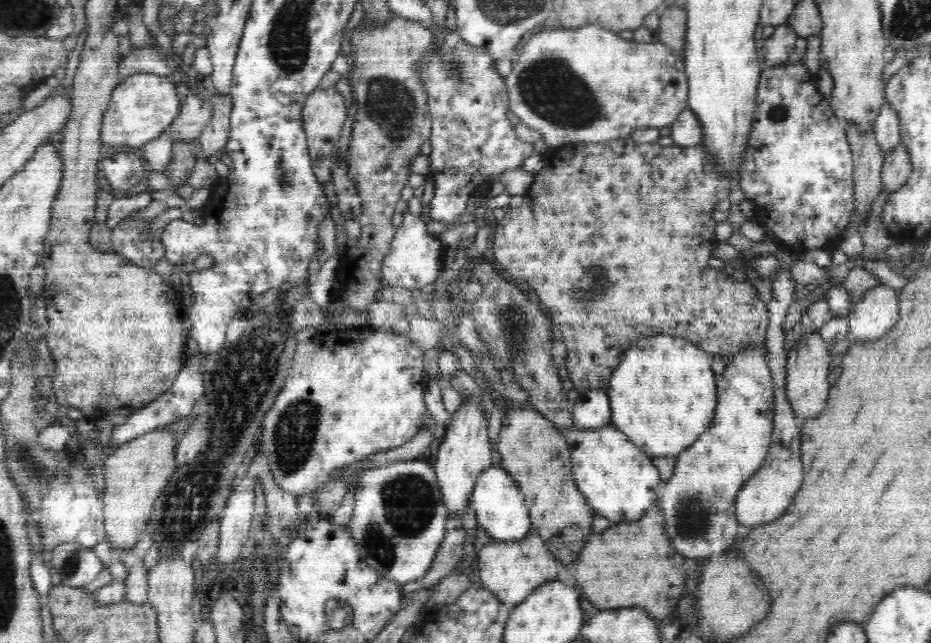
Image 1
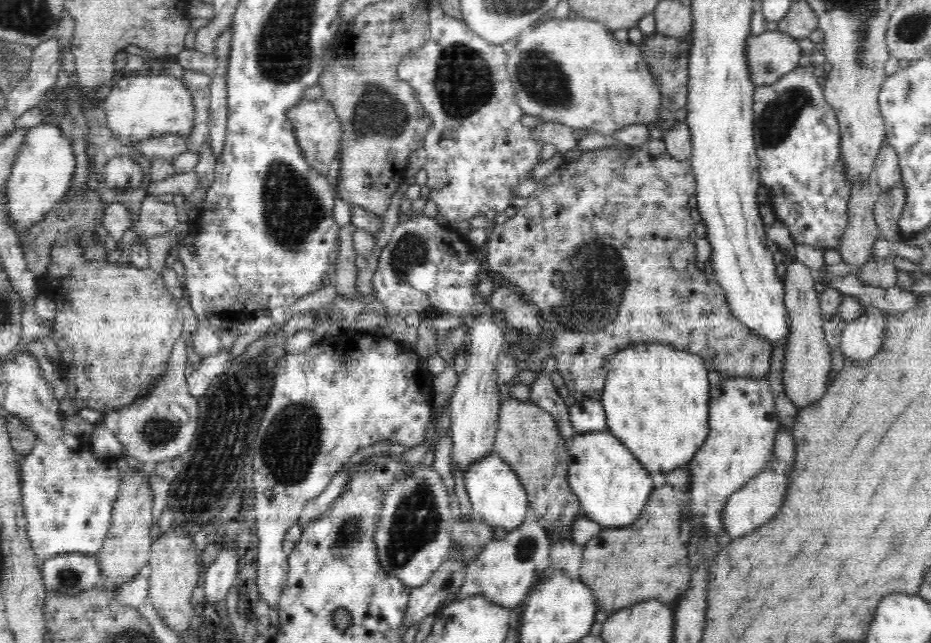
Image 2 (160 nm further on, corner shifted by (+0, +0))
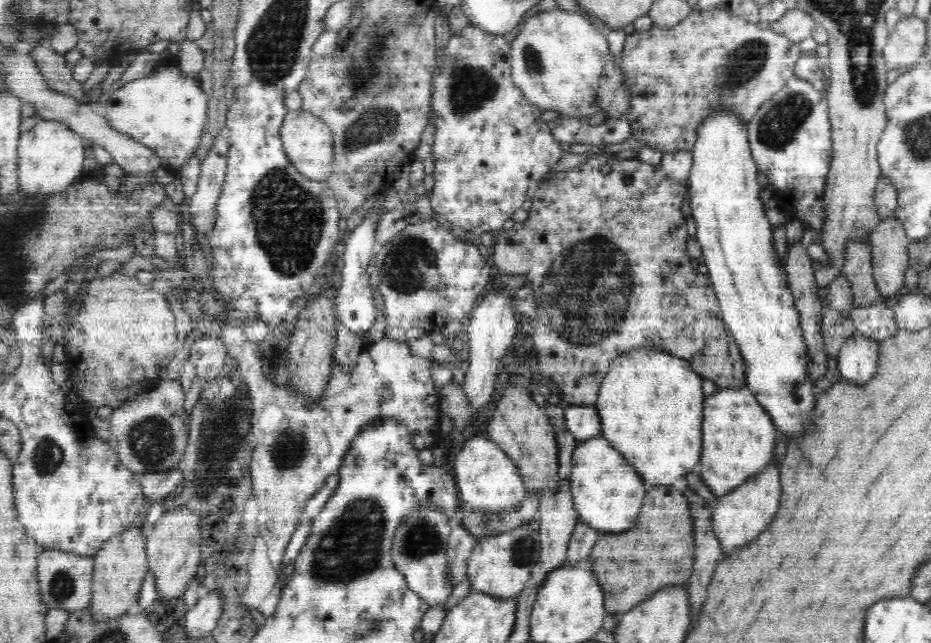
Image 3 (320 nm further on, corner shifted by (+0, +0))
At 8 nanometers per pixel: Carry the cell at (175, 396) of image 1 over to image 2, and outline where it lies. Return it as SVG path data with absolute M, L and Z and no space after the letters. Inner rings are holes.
M224 348L220 353L202 359L194 372L186 378L186 385L192 396L203 397L216 376L220 376L229 366L230 352Z

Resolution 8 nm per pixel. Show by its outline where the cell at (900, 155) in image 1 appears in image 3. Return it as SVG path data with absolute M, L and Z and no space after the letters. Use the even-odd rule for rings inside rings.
M898 218L884 220L873 230L869 242L873 248L873 280L882 297L898 293L904 286L909 266L910 240Z

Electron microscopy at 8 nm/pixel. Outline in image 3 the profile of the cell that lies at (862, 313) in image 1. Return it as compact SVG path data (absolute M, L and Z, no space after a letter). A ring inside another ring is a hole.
M855 332L847 338L837 356L837 367L844 381L866 382L878 366L879 343Z

